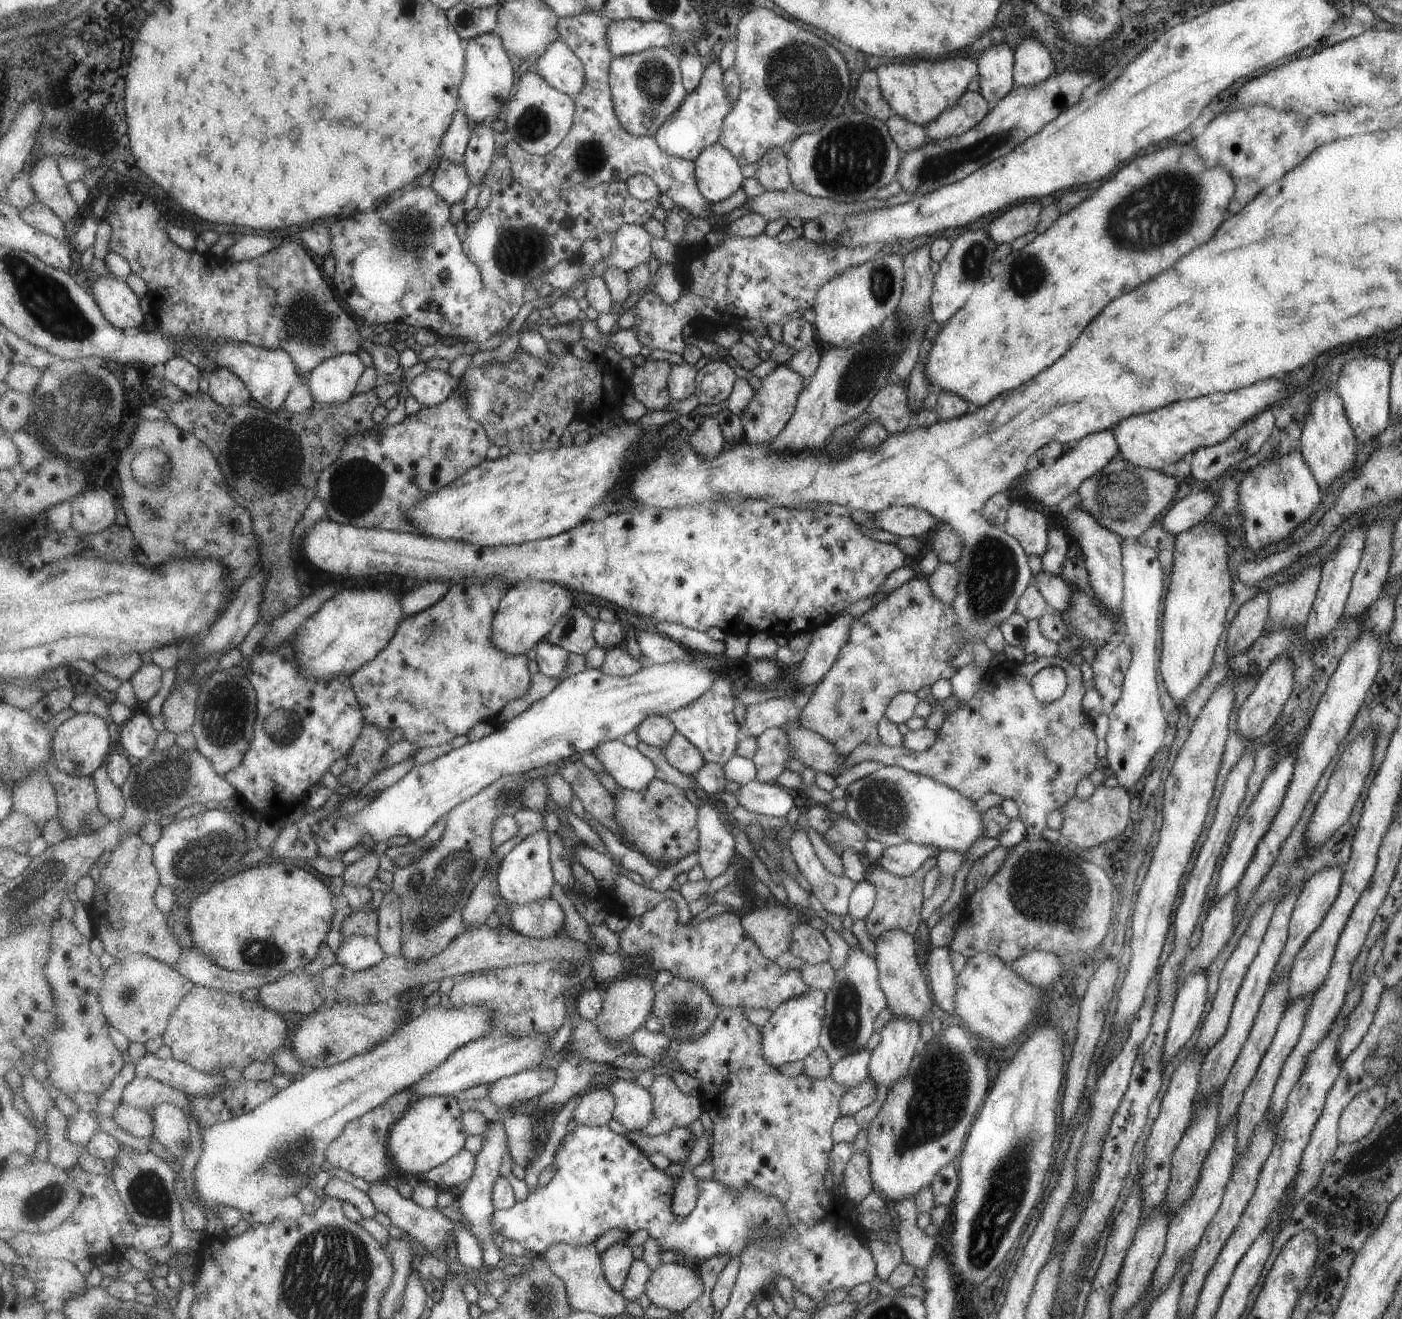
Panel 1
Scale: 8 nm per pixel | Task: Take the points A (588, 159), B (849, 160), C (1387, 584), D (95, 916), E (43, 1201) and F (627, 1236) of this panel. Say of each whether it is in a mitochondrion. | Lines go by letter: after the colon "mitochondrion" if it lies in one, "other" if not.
A: mitochondrion
B: mitochondrion
C: other
D: other
E: mitochondrion
F: other

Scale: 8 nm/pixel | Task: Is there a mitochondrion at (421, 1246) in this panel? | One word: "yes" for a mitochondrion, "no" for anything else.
no

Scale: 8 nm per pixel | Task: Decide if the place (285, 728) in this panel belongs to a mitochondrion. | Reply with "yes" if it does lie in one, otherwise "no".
yes

